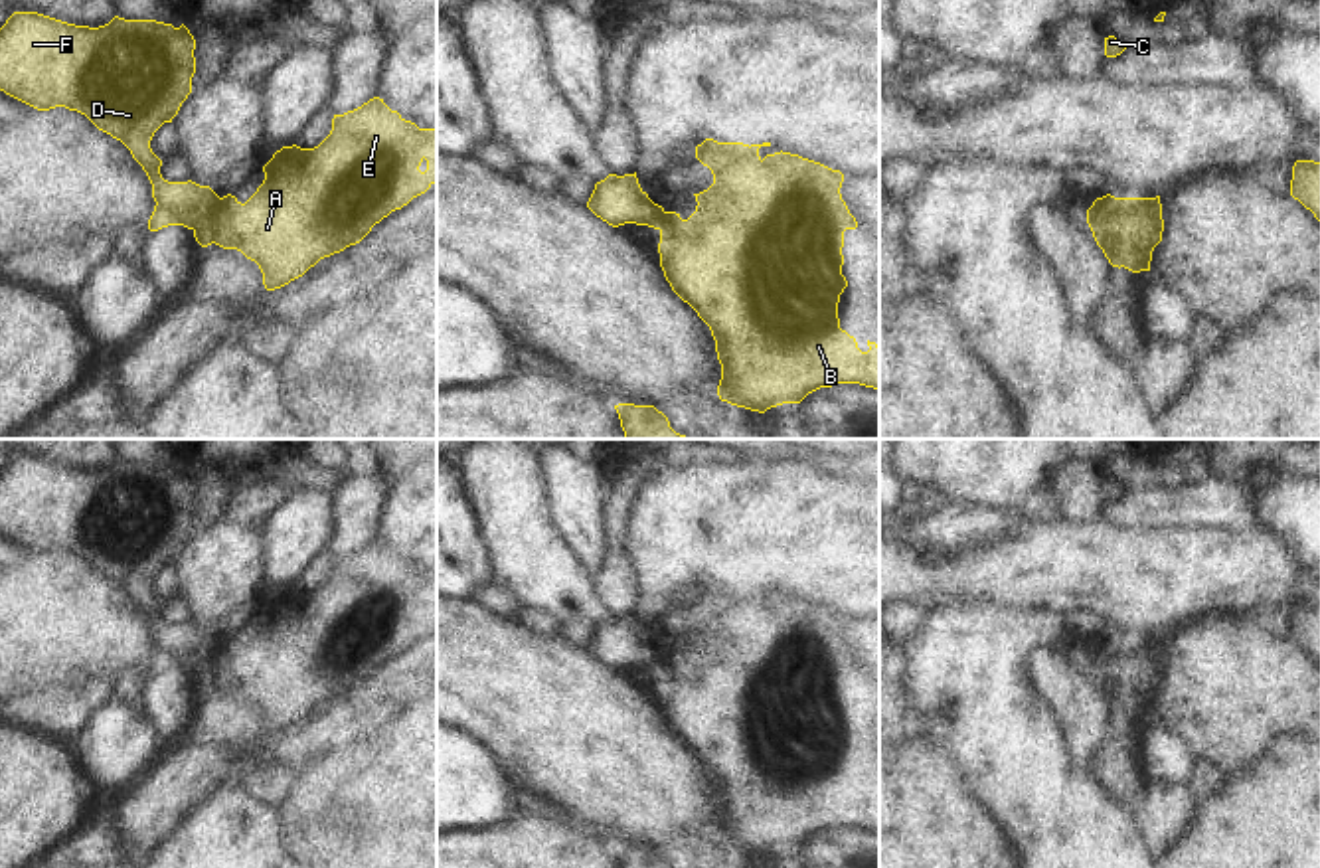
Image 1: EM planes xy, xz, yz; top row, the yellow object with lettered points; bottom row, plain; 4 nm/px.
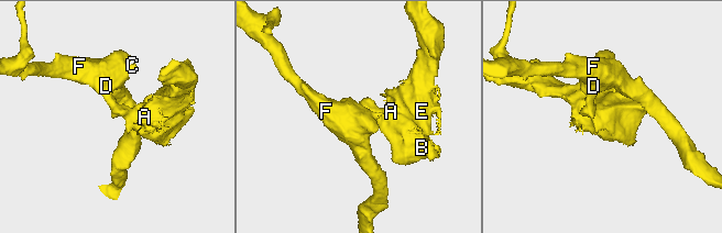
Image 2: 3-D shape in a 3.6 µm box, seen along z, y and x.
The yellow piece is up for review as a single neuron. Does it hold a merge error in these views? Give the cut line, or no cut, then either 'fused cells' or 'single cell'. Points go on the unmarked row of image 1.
xy (222, 641), (192, 671) | fused cells

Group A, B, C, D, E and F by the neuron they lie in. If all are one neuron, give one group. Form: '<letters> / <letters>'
A B E / C D F

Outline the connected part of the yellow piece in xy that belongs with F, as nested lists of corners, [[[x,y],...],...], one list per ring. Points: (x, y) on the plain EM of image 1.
[[[14,455],[0,471],[0,534],[38,554],[65,550],[85,558],[99,573],[121,583],[146,615],[156,645],[148,662],[148,672],[158,674],[168,668],[194,672],[202,660],[211,658],[219,651],[221,641],[209,629],[200,629],[192,623],[164,623],[160,617],[162,603],[150,591],[154,575],[164,565],[172,565],[182,546],[192,536],[192,520],[196,516],[194,492],[196,482],[184,467],[174,471],[172,467],[156,463],[124,463],[115,459],[105,469],[89,471],[38,455]]]

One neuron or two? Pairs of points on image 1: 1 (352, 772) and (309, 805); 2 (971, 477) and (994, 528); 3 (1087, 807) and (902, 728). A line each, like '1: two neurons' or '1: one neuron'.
1: one neuron
2: two neurons
3: two neurons

